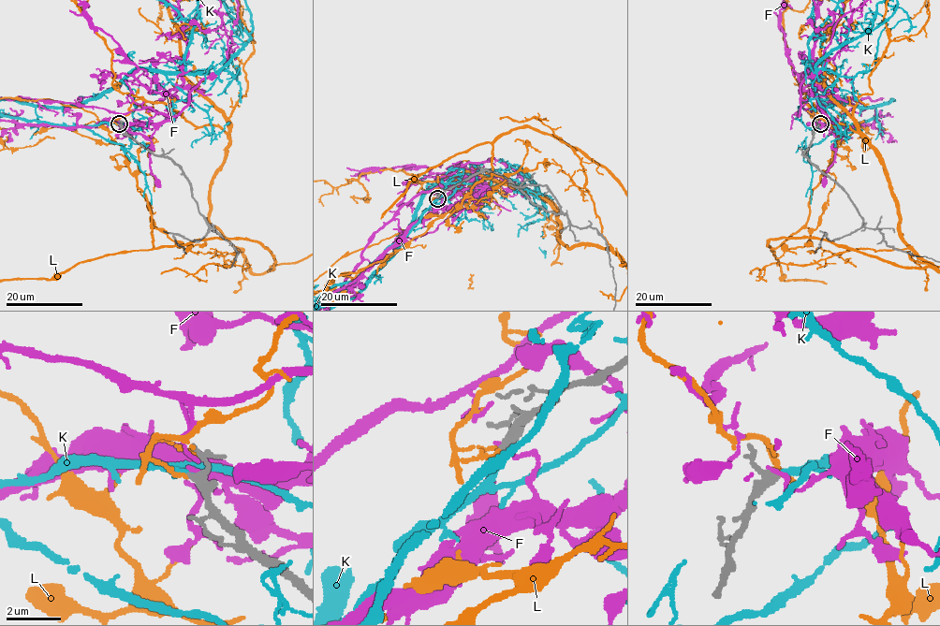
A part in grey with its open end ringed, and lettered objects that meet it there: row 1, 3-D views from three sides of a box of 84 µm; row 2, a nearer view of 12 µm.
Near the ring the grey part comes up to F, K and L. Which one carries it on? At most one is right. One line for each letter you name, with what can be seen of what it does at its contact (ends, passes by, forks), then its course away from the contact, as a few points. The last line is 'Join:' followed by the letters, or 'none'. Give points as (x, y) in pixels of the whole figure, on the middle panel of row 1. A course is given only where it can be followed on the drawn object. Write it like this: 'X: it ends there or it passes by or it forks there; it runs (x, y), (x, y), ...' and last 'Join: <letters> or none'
K: it ends there
Join: K

